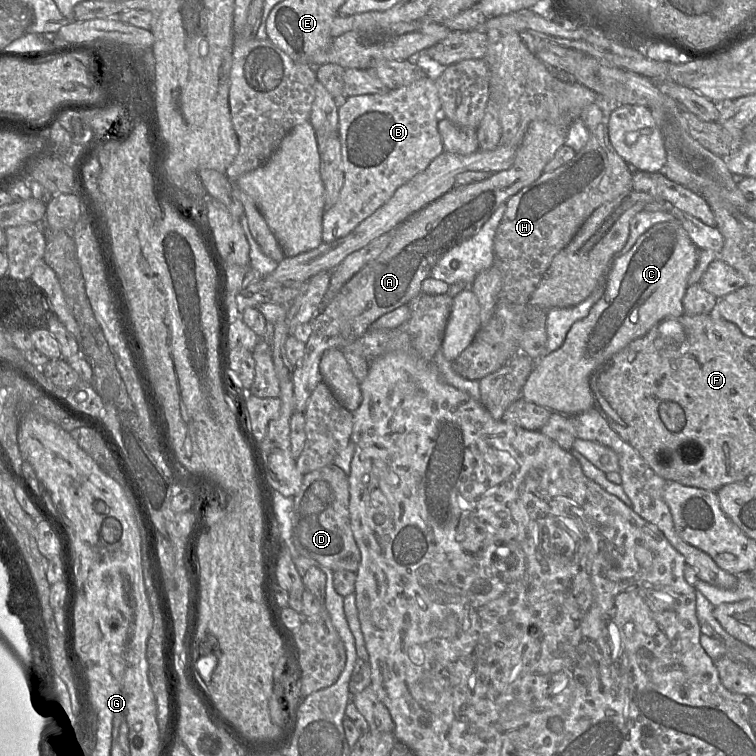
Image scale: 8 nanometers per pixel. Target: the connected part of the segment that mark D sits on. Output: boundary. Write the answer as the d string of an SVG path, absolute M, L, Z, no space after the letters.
M334 463L303 476L300 490L293 497L291 537L297 552L331 571L356 573L361 561L350 524L348 475Z

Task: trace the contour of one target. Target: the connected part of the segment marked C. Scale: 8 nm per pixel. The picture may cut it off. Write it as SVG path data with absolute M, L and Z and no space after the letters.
M676 219L657 223L645 231L625 254L614 261L601 298L591 307L586 317L571 326L562 346L535 362L523 387L521 399L566 416L574 416L593 408L590 378L594 371L630 342L645 335L659 321L684 314L682 300L698 256L699 249Z

